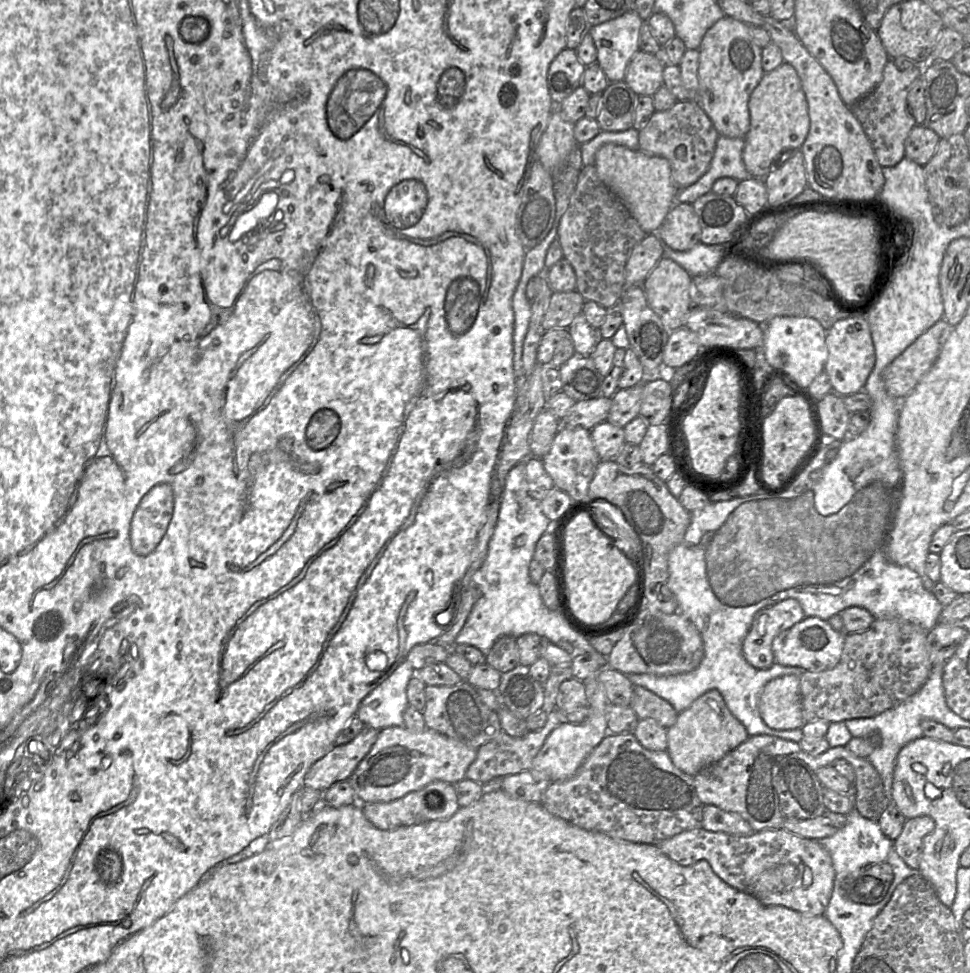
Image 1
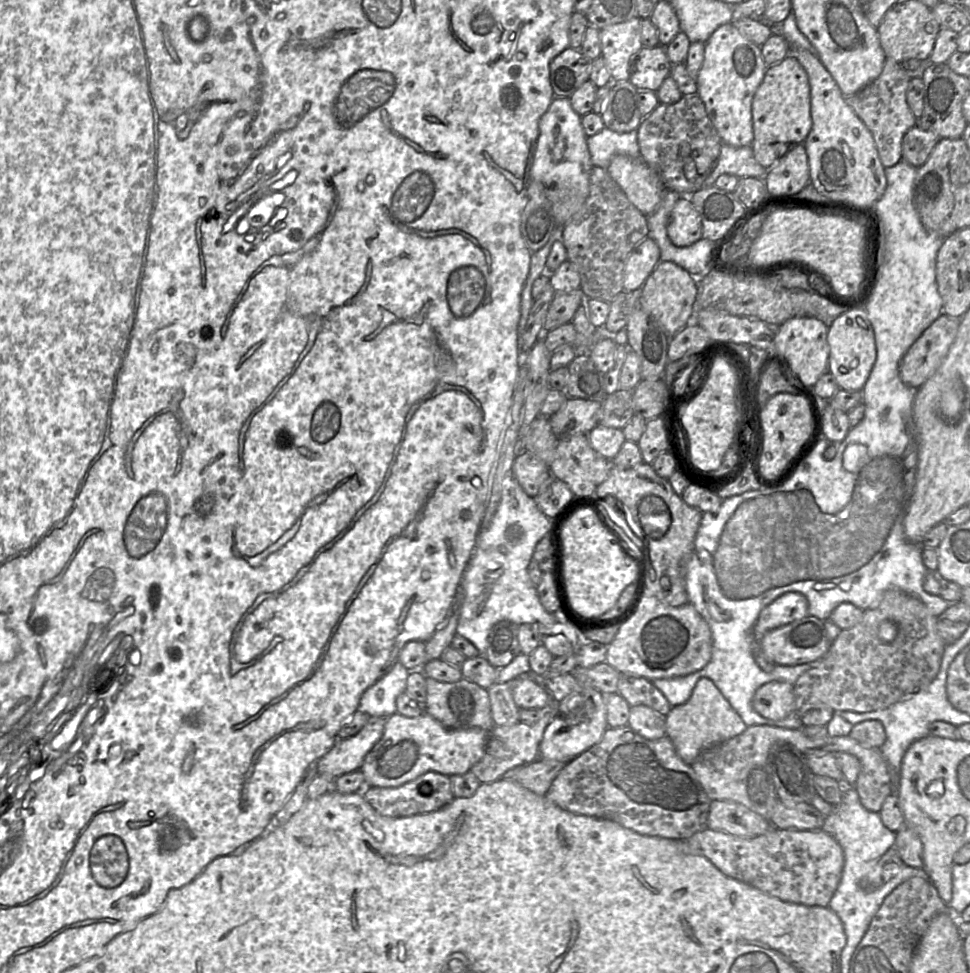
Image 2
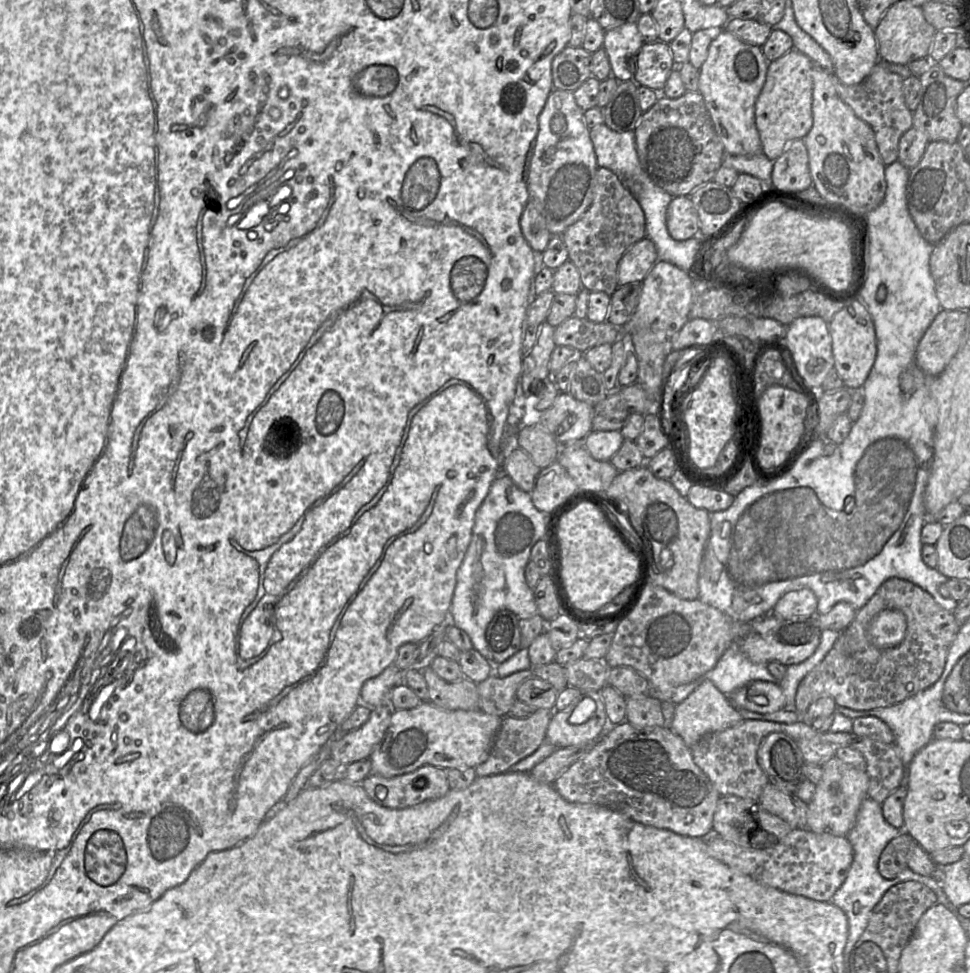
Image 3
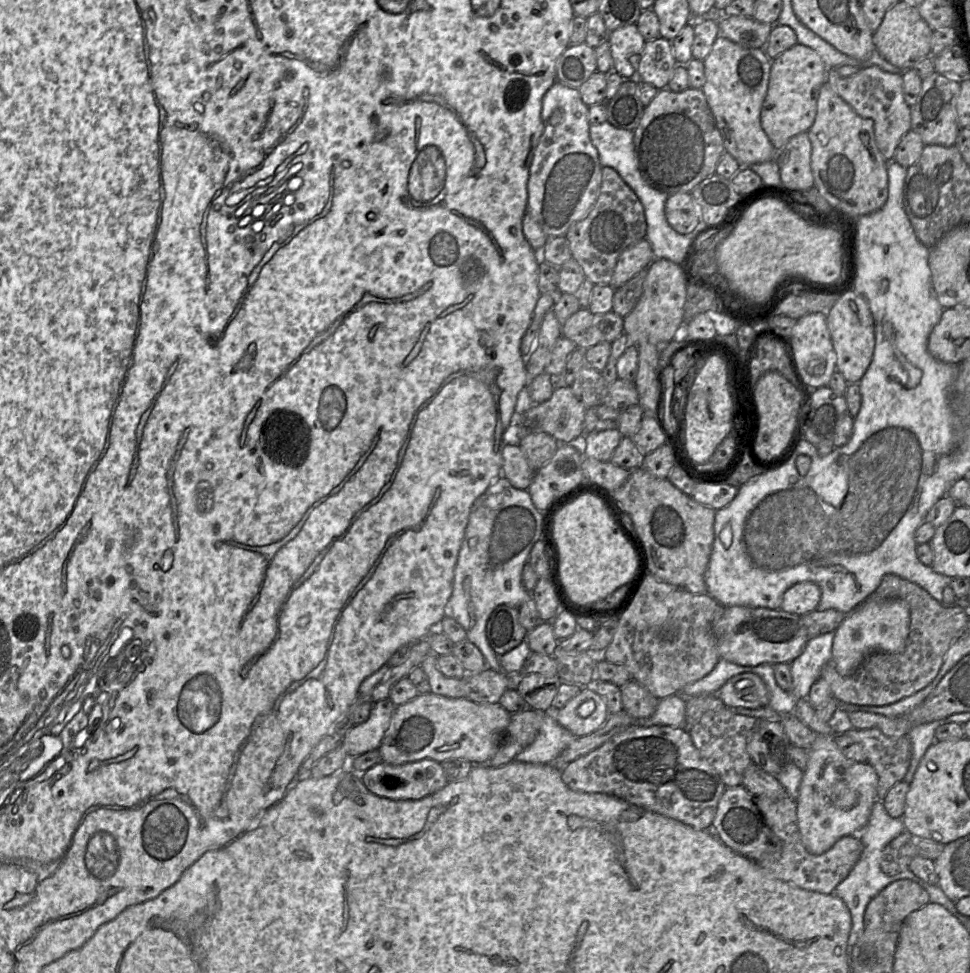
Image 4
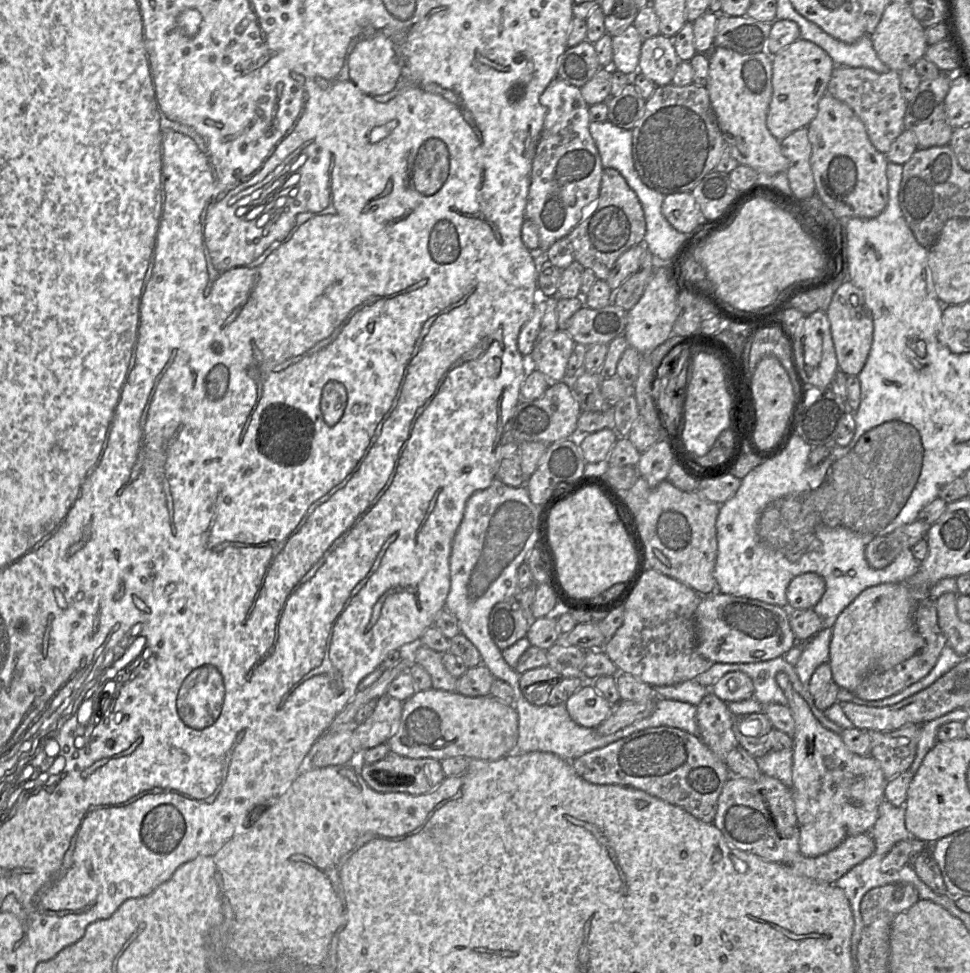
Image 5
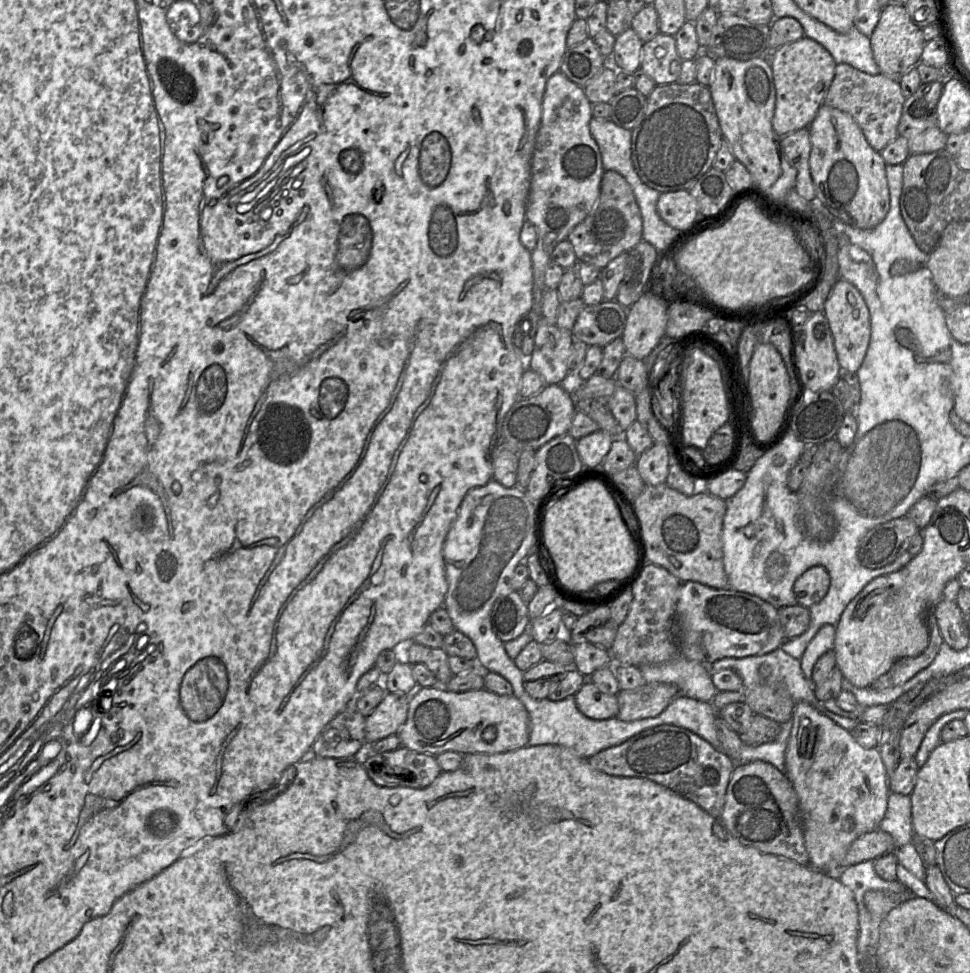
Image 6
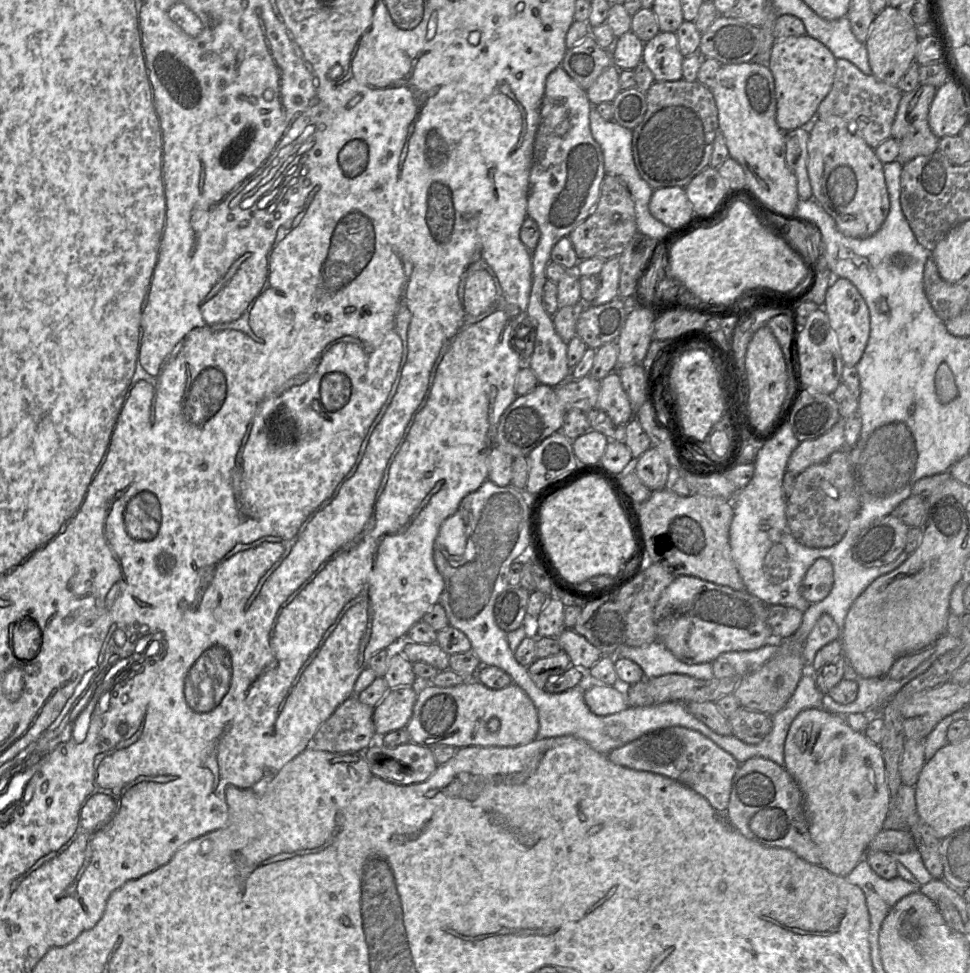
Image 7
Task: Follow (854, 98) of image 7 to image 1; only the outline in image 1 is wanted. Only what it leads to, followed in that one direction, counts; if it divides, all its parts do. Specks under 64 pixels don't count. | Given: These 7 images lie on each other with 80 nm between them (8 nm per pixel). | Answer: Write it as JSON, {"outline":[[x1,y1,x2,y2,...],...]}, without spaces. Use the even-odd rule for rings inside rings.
{"outline":[[889,58,884,67,881,82,872,92,850,107,882,167,895,166,905,157,905,140,911,129,916,126,907,104,907,95,911,85,921,76,922,72,921,65,915,65,907,70,899,70,893,60]]}

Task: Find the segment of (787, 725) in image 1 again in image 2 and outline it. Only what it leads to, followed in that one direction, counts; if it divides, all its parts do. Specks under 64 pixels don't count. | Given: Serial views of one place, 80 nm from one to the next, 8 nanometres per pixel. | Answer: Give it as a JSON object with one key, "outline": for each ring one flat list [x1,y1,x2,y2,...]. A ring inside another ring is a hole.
{"outline":[[772,681,759,687,753,697,753,707,762,717,778,721,795,713,794,685]]}

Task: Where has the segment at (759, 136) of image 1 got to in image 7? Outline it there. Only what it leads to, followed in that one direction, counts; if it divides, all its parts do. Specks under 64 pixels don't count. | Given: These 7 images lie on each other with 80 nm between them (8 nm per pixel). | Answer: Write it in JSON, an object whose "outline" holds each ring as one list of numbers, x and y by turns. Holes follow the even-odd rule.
{"outline":[[805,34,775,39,767,66,774,77,776,121,783,132,809,126,818,107,831,90,836,73,836,58,817,39]]}

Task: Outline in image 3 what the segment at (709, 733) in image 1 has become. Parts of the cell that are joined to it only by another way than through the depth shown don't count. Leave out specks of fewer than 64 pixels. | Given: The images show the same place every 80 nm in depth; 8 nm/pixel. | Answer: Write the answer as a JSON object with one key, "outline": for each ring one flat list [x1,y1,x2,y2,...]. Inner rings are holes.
{"outline":[[704,680,686,700,676,705,674,716,667,726,691,749,703,736,723,731,742,720,729,697,720,692,711,681]]}

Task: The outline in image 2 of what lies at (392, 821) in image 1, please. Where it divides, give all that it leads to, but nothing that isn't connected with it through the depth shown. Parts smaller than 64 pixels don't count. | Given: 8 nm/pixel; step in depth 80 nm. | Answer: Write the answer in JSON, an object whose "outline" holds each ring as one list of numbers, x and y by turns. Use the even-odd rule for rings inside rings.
{"outline":[[432,771,396,788,365,786,362,793,366,801,380,815,393,818,434,812,442,809,454,799,449,776]]}

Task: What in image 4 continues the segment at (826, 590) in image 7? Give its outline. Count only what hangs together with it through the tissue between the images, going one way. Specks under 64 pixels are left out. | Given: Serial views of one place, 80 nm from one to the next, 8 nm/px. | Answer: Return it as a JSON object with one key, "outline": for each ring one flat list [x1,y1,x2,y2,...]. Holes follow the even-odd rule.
{"outline":[[810,581,796,583,784,594,780,609,802,616,817,609,821,599,820,587]]}

